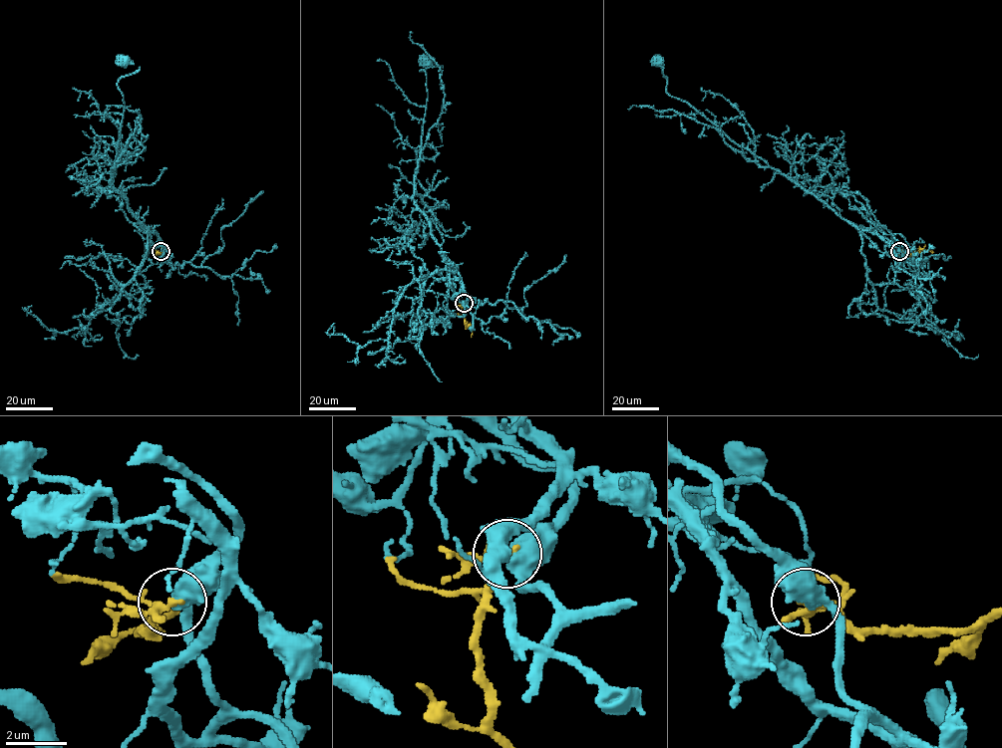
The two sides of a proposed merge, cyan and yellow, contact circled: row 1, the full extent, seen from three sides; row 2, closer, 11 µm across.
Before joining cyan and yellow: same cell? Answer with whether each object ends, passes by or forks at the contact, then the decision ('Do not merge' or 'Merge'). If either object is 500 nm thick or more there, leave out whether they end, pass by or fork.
Do not merge

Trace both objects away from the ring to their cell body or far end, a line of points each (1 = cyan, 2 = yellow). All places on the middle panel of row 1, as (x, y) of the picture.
1: (464, 303), (469, 297), (457, 268), (413, 198), (427, 103), (426, 73), (421, 70), (442, 66), (427, 61)
2: (464, 303), (463, 317), (467, 326), (472, 327), (471, 336)

